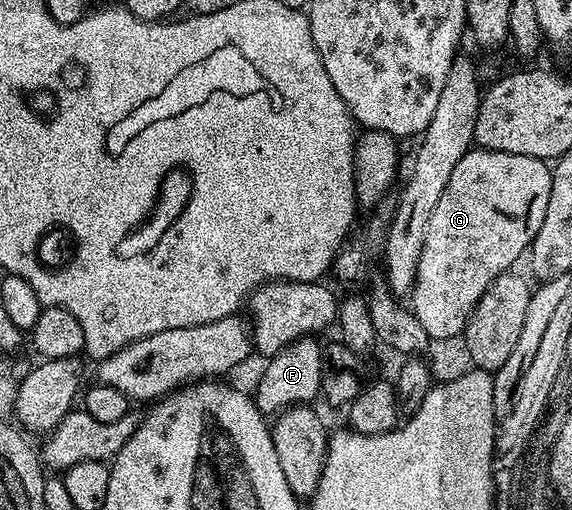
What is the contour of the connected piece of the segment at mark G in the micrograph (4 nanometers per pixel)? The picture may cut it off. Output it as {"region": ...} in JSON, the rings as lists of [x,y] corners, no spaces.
{"region":[[[473,147],[458,167],[454,167],[450,183],[446,183],[446,191],[442,191],[442,199],[438,199],[438,207],[434,207],[434,215],[430,215],[430,227],[426,231],[426,243],[422,243],[422,257],[418,259],[418,273],[410,298],[410,310],[431,339],[461,336],[469,315],[490,283],[509,272],[523,253],[525,256],[538,235],[538,227],[542,227],[542,219],[546,219],[546,203],[550,203],[552,169],[544,165],[547,164],[539,157]]]}

